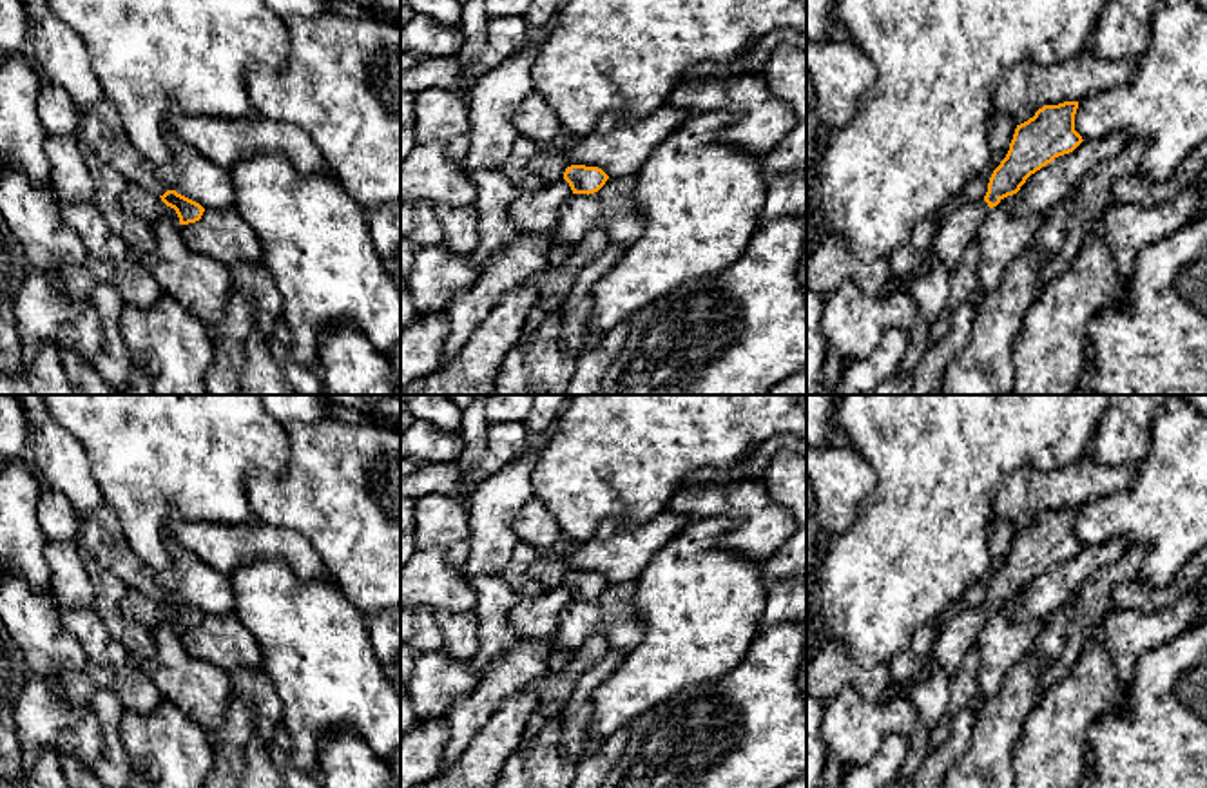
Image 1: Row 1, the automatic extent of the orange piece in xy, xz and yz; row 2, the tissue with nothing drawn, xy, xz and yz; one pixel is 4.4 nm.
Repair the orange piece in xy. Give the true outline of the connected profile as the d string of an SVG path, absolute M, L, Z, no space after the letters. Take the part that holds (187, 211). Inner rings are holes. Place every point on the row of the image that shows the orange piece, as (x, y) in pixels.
M136 183L127 185L121 201L129 214L143 219L149 226L156 219L170 219L178 225L196 223L205 212L199 203L176 190L167 190L163 196L158 196L150 188Z

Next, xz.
M564 139L547 147L538 147L531 158L527 168L538 176L544 185L553 185L558 179L565 179L573 194L594 194L598 192L609 176L598 167L571 165L565 158L569 143Z

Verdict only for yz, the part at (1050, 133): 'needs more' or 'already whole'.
needs more

